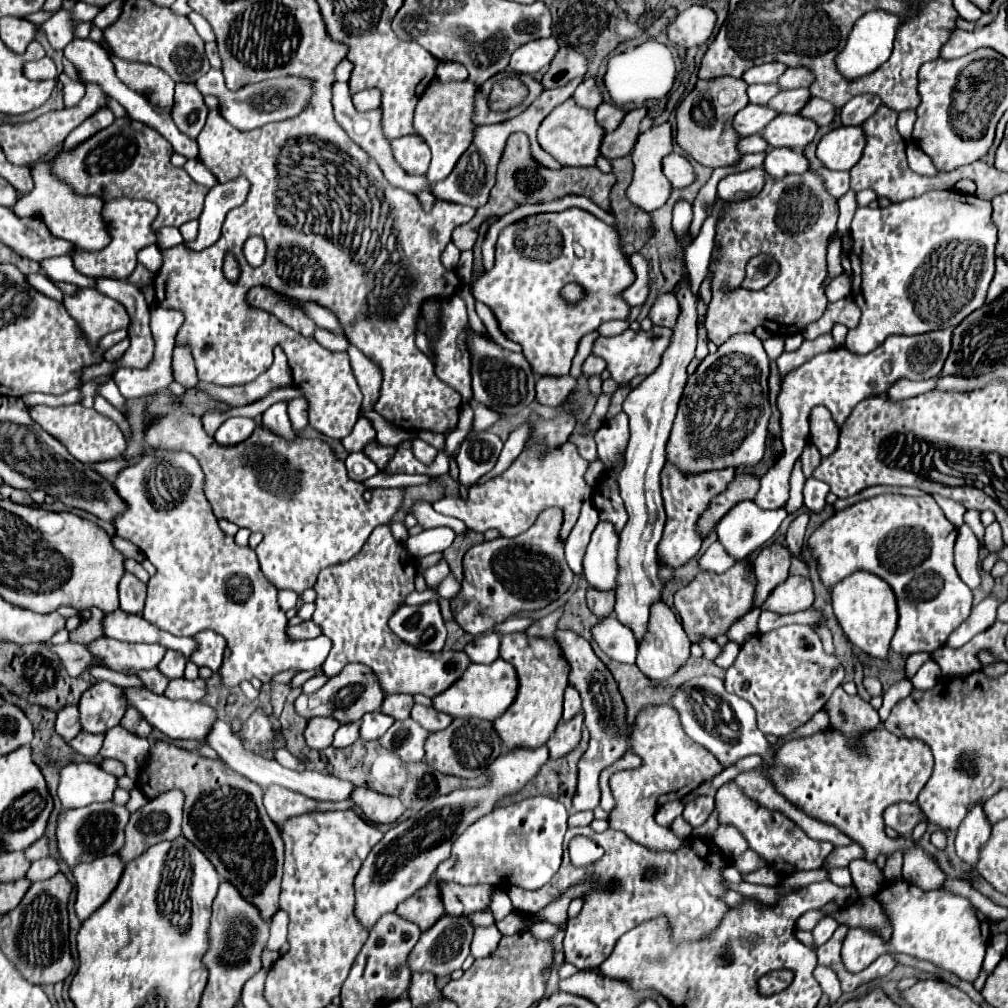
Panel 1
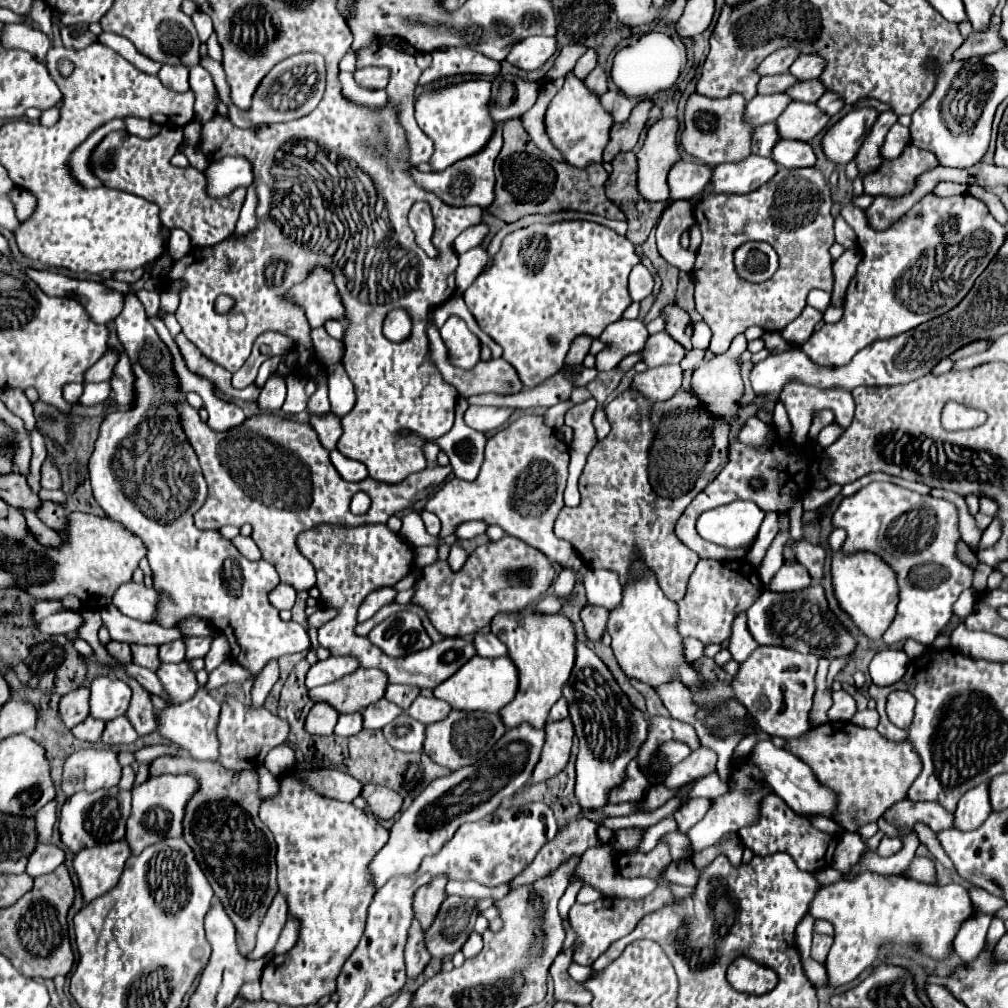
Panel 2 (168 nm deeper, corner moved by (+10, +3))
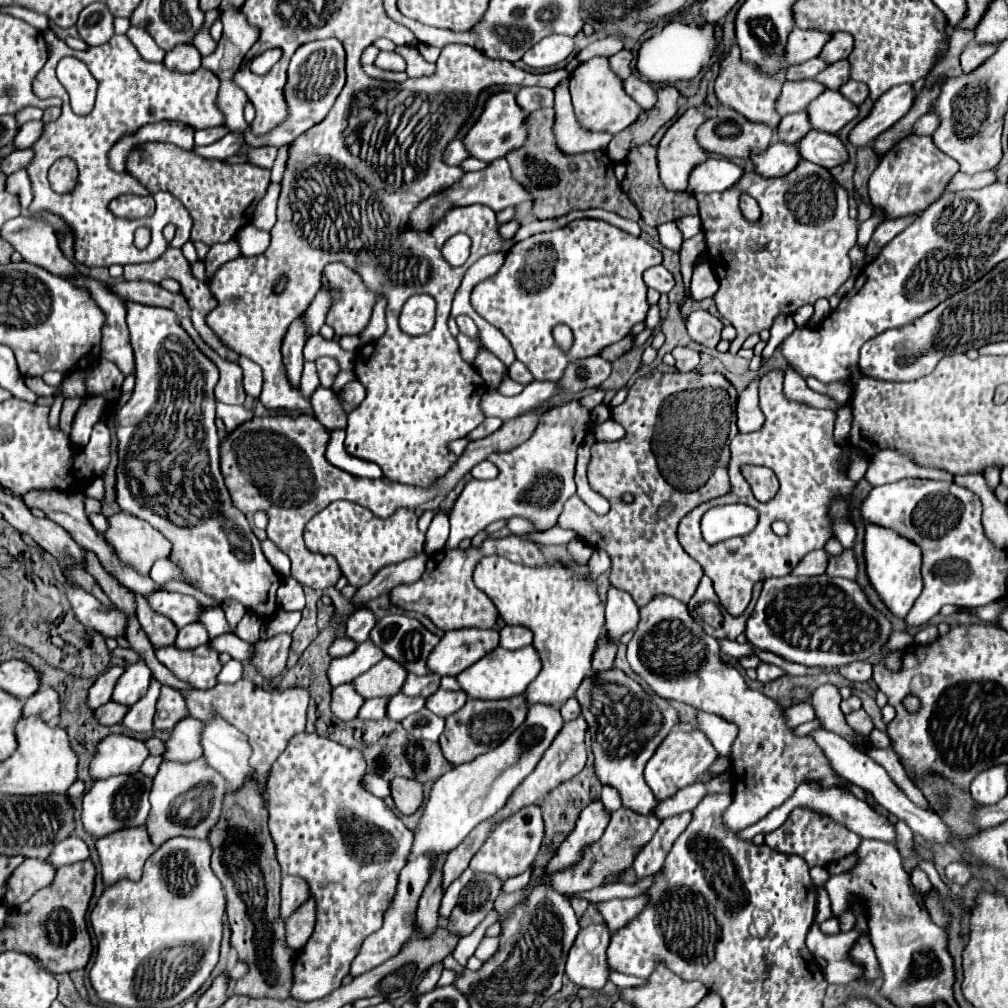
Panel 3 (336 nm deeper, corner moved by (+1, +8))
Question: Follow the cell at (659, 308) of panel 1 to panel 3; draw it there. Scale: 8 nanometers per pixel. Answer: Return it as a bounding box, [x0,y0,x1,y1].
[686,311,722,347]

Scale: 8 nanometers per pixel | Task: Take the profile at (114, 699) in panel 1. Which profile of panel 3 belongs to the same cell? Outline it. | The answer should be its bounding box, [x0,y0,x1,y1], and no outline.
[112,661,152,705]

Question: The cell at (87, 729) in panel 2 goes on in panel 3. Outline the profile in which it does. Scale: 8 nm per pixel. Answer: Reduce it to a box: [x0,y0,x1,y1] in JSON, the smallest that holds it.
[96,701,128,725]

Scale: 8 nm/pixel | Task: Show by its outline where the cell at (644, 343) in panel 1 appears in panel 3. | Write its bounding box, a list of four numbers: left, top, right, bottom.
[672,347,700,373]

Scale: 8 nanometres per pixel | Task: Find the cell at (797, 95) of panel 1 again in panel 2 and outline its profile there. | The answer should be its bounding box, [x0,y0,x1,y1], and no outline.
[785,80,825,104]

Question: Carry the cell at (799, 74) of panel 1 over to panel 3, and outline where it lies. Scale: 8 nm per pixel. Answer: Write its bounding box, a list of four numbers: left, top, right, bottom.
[820,33,854,63]

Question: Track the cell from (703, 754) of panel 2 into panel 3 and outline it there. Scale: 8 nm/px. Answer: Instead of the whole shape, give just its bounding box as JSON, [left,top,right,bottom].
[628,595,840,831]

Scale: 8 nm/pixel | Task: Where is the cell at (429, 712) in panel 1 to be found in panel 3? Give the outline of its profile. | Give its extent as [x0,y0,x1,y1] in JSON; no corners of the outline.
[426,689,468,717]

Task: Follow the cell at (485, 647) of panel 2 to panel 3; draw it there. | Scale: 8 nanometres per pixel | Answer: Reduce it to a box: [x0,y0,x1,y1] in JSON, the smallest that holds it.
[500,625,532,649]

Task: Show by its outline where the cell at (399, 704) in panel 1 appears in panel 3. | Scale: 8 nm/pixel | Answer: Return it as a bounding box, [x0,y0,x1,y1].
[402,673,440,697]

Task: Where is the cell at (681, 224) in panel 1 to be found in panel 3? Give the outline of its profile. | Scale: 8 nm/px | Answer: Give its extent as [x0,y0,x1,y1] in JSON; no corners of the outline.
[658,221,682,251]

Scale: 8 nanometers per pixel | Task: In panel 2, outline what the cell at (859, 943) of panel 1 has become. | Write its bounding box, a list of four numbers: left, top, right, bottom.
[809,872,973,986]

